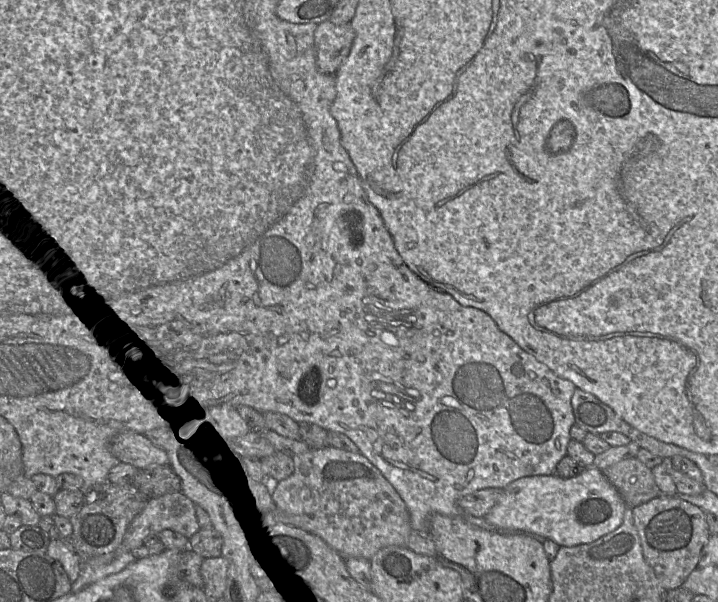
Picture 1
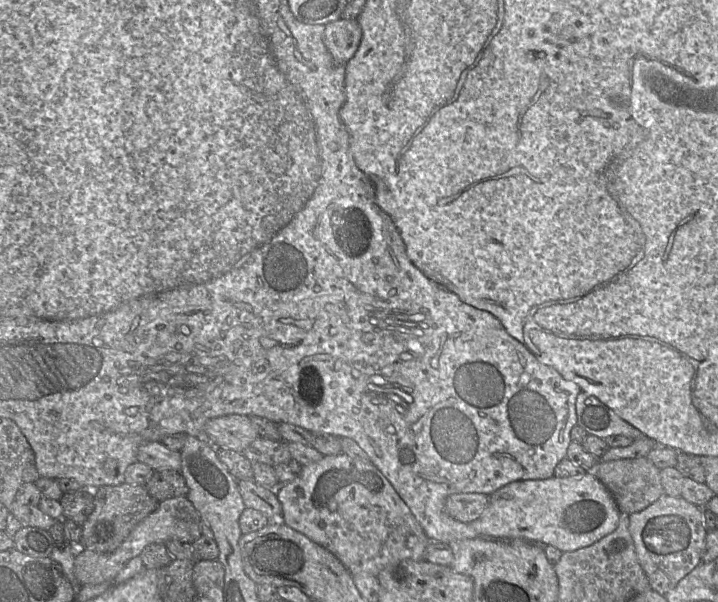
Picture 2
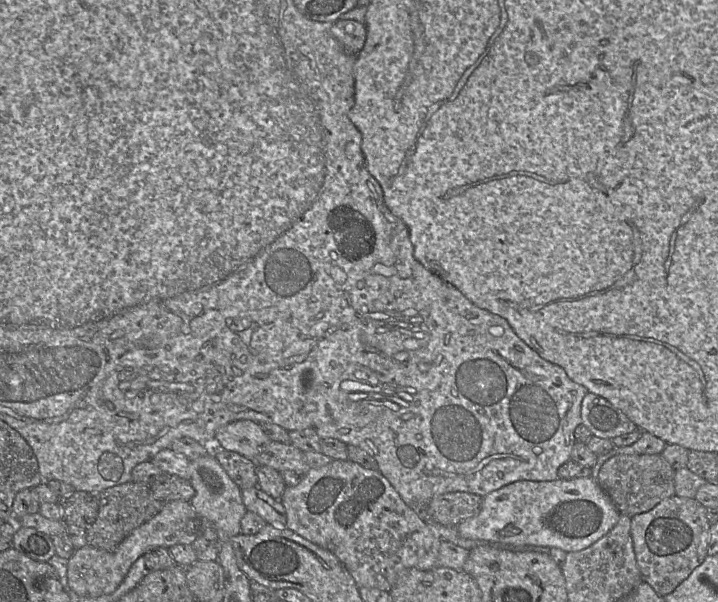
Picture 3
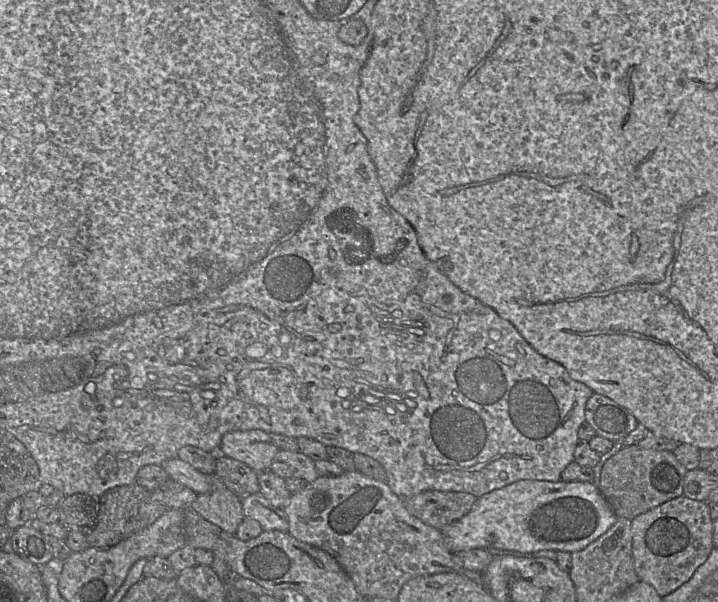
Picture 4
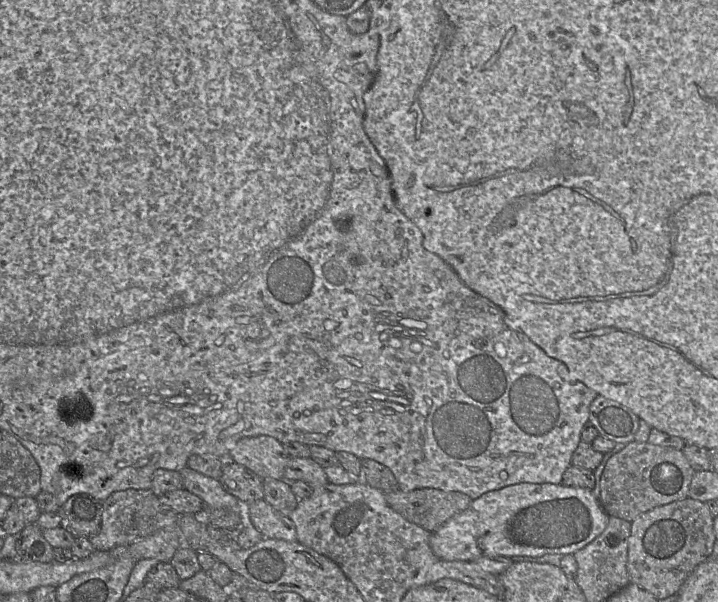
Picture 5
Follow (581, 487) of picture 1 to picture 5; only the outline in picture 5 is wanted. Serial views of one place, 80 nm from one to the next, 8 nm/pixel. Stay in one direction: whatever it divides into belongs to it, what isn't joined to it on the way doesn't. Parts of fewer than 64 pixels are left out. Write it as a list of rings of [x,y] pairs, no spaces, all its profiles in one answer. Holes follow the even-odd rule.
[[[519,483],[489,491],[431,533],[433,553],[446,561],[479,557],[574,554],[600,535],[609,515],[591,489],[550,483]]]

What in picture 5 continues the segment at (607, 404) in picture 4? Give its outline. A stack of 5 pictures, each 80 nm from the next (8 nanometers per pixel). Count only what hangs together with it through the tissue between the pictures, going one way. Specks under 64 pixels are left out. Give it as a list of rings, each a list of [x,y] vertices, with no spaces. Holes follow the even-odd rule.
[[[597,395],[589,407],[590,423],[599,435],[615,443],[628,444],[639,428],[639,417],[620,403]]]

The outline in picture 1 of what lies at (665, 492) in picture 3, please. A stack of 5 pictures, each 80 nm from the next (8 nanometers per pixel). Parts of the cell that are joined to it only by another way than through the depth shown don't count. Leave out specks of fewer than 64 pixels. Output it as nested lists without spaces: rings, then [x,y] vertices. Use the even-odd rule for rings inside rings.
[[[636,457],[621,460],[601,471],[631,509],[661,495],[652,469]]]

